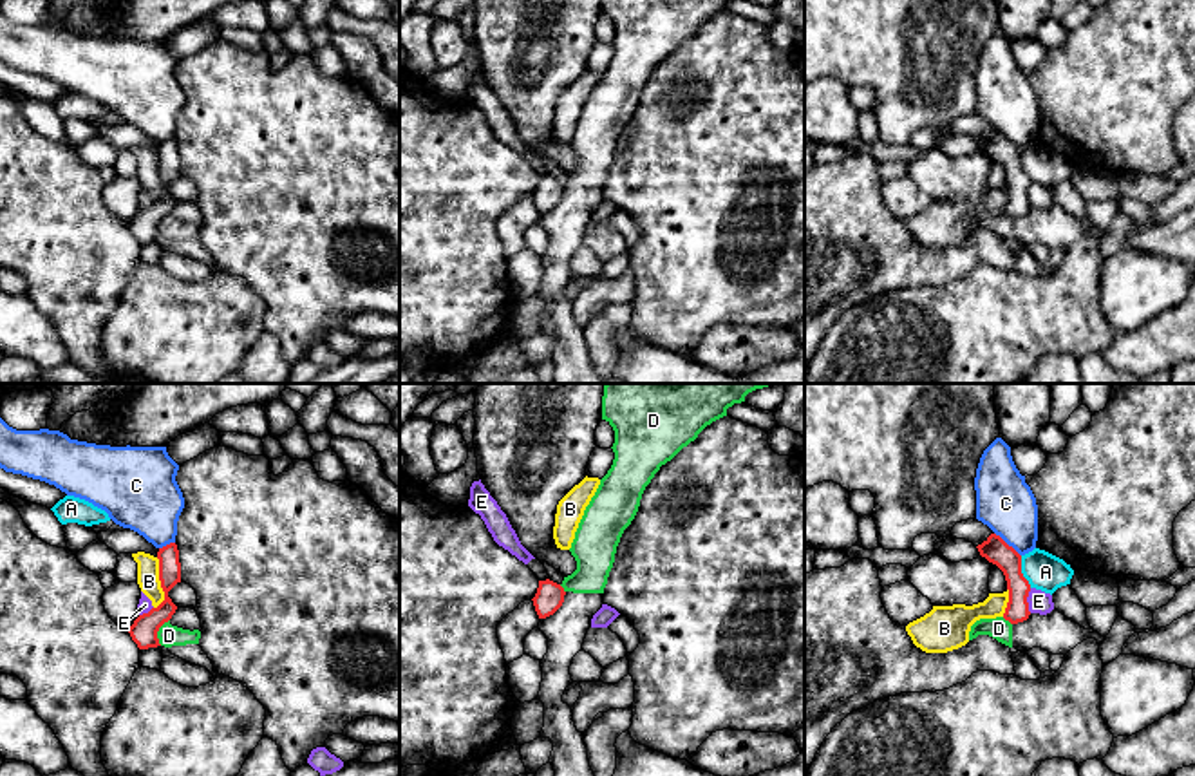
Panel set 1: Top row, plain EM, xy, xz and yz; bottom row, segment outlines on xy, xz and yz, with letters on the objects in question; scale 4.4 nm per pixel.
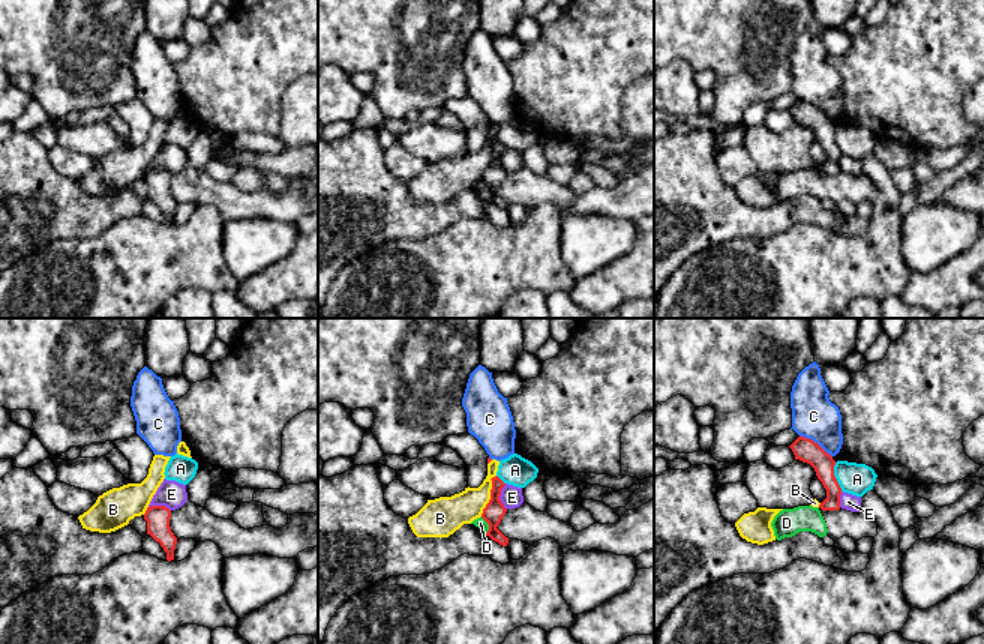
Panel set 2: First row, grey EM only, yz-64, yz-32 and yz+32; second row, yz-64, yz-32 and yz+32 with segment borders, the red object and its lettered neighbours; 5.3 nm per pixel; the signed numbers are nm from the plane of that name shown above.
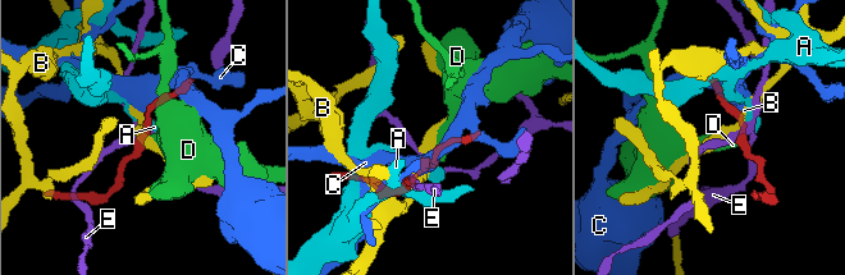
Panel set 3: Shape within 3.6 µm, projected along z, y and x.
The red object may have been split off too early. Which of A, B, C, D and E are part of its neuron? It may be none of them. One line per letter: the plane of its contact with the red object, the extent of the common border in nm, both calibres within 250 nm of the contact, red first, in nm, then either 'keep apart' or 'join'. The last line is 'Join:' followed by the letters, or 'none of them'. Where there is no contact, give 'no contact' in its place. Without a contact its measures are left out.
A: yz | 150 nm | 110/170 nm | keep apart
B: xy | 240 nm | 120/100 nm | keep apart
C: yz | 160 nm | 110/260 nm | keep apart
D: xy | 130 nm | 120/100 nm | join
E: yz | 110 nm | 110/100 nm | keep apart
Join: D

